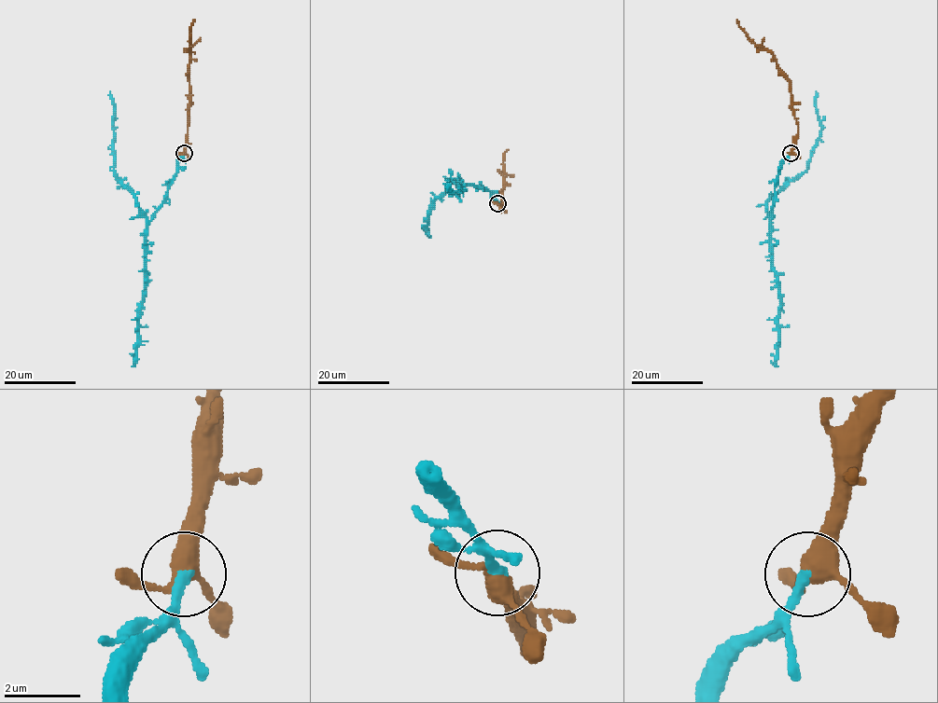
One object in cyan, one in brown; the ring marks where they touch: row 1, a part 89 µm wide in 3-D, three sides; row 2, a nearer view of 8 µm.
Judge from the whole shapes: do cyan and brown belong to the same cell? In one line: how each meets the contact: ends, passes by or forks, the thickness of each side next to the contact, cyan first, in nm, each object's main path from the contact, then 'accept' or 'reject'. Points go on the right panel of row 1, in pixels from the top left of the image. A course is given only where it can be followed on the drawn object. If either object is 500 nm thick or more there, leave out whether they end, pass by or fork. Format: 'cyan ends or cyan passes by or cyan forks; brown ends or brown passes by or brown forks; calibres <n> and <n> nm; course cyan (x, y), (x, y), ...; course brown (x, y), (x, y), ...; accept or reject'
cyan ends; brown forks; calibres 280 and 360 nm; course cyan (790, 153), (783, 162), (776, 184), (771, 220), (768, 199), (806, 169), (820, 130), (817, 91); course brown (790, 153), (793, 139), (798, 133), (792, 110), (790, 82), (775, 58), (757, 46), (736, 20); accept

